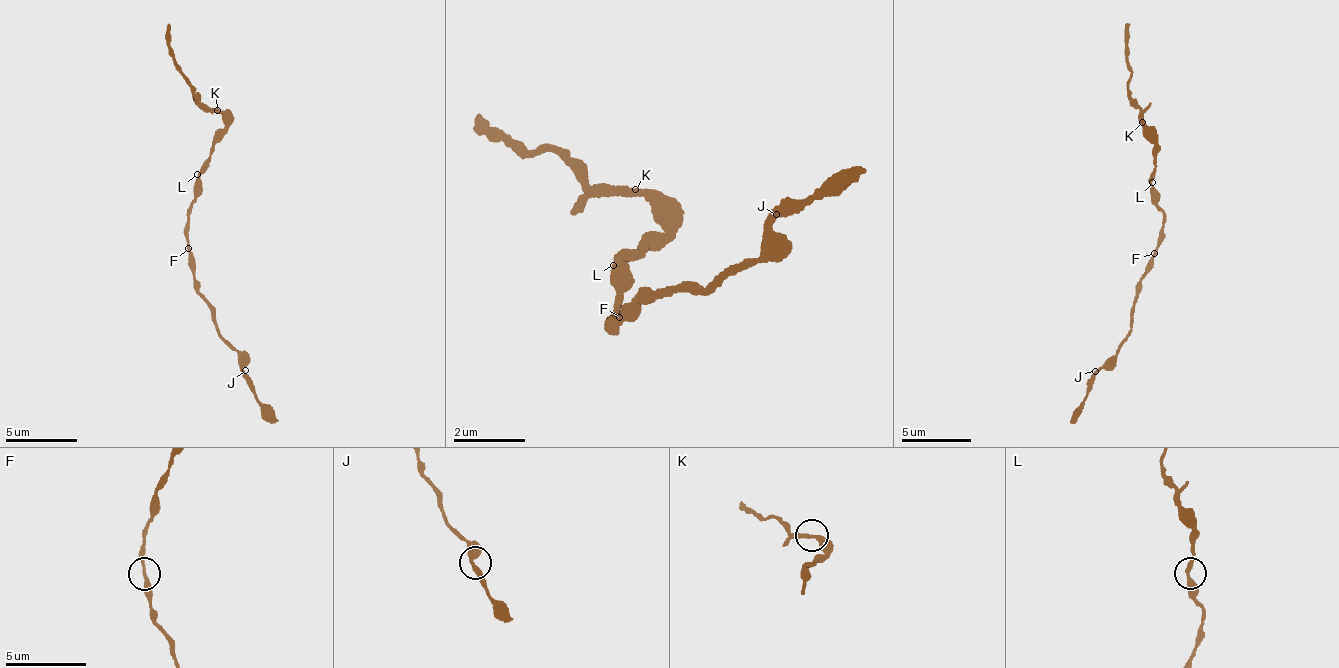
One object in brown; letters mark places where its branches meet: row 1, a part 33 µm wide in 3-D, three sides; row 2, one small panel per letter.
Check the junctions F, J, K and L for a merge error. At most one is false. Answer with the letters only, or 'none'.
none

